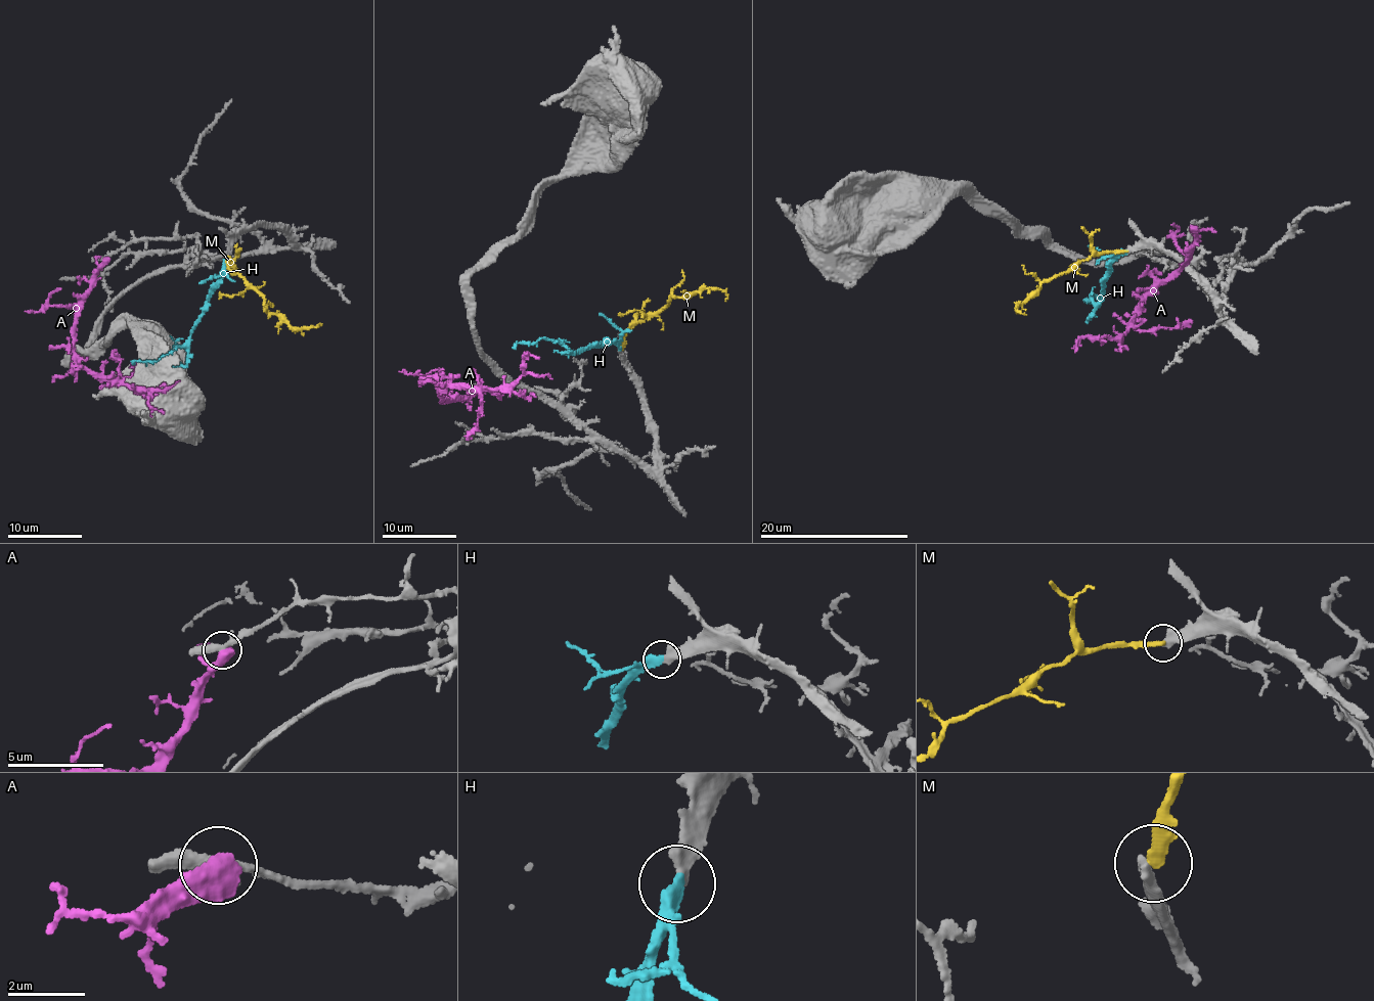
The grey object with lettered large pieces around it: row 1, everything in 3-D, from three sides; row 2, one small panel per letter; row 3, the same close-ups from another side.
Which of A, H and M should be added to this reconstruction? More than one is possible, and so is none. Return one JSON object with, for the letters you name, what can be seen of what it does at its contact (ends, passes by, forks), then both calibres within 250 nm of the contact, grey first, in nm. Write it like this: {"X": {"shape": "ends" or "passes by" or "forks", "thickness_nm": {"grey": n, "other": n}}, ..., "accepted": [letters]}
{"H": {"shape": "ends", "thickness_nm": {"grey": 360, "other": 360}}, "accepted": ["H"]}

